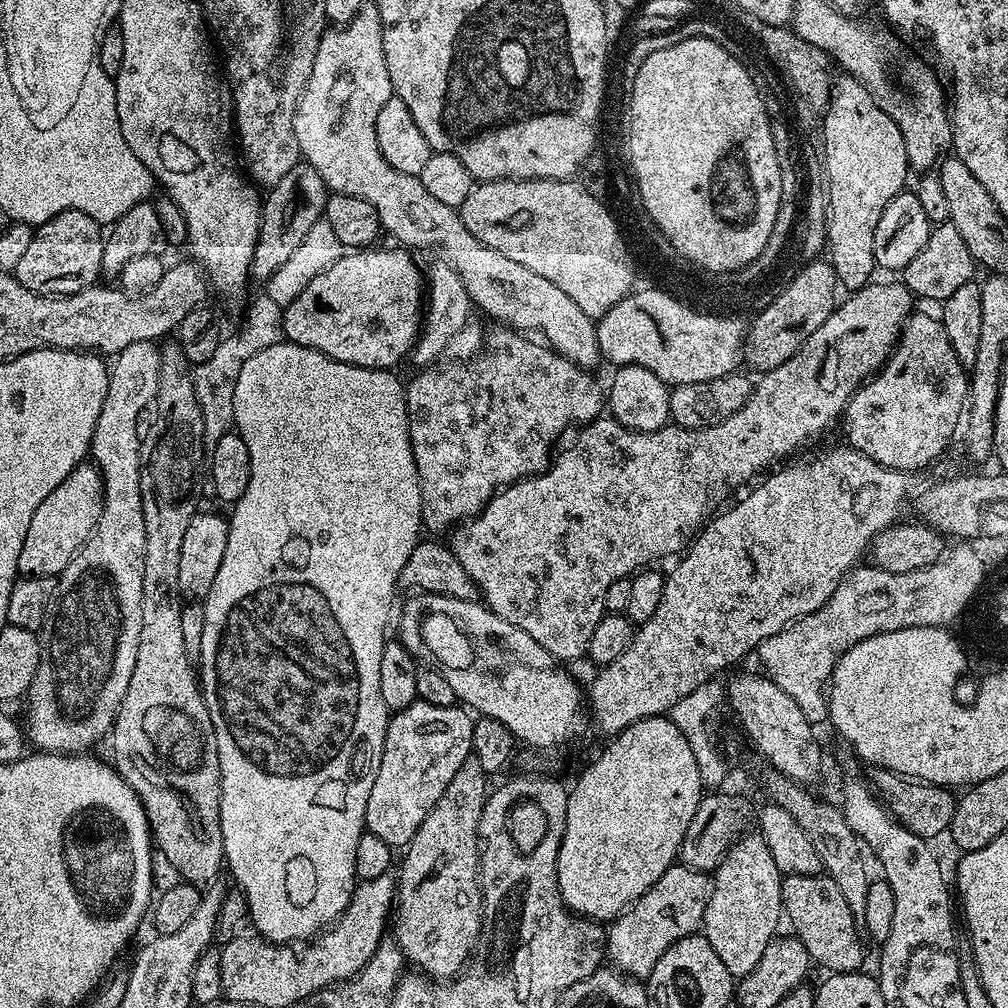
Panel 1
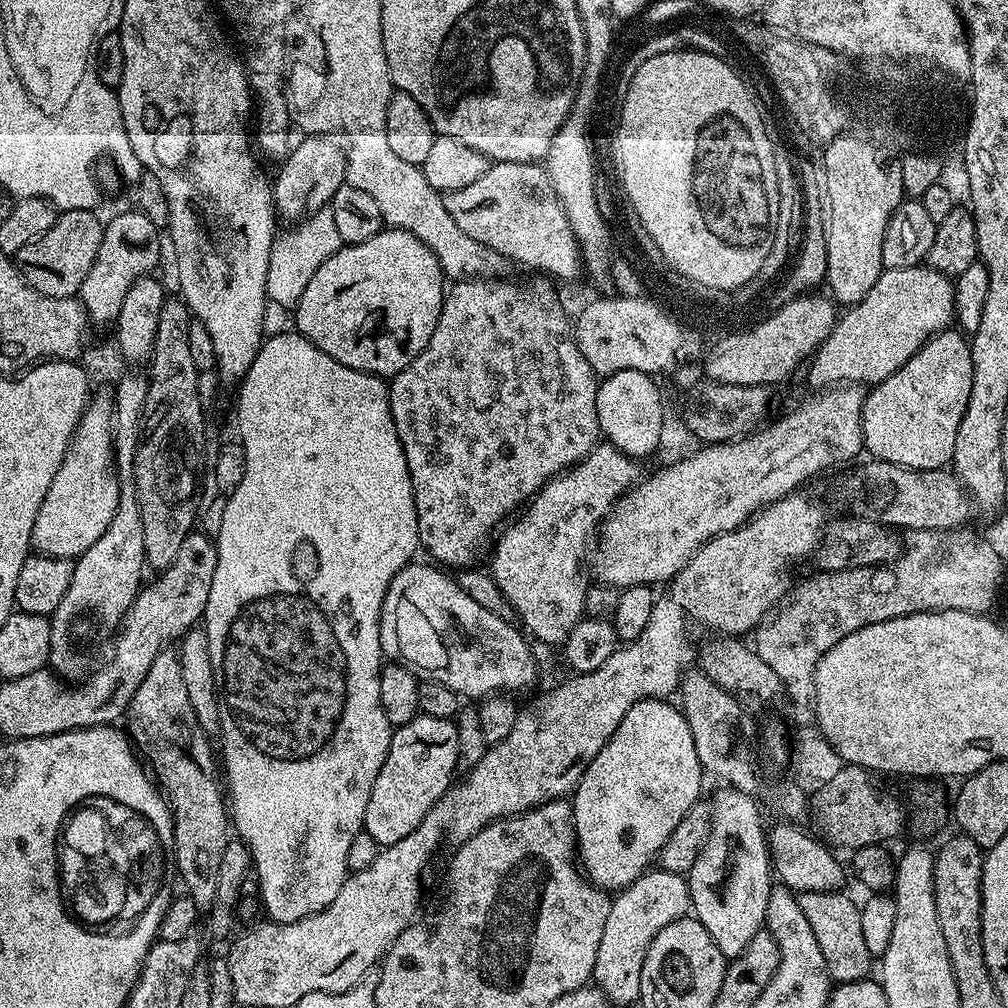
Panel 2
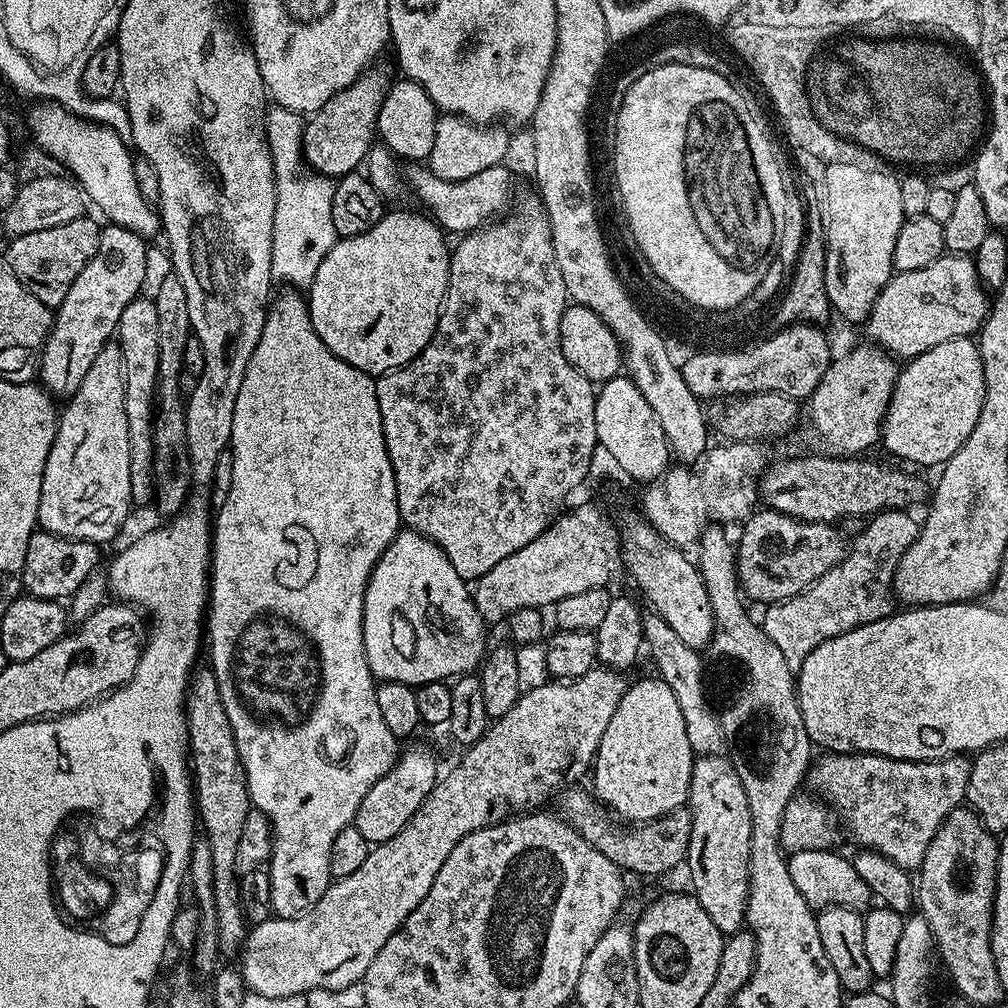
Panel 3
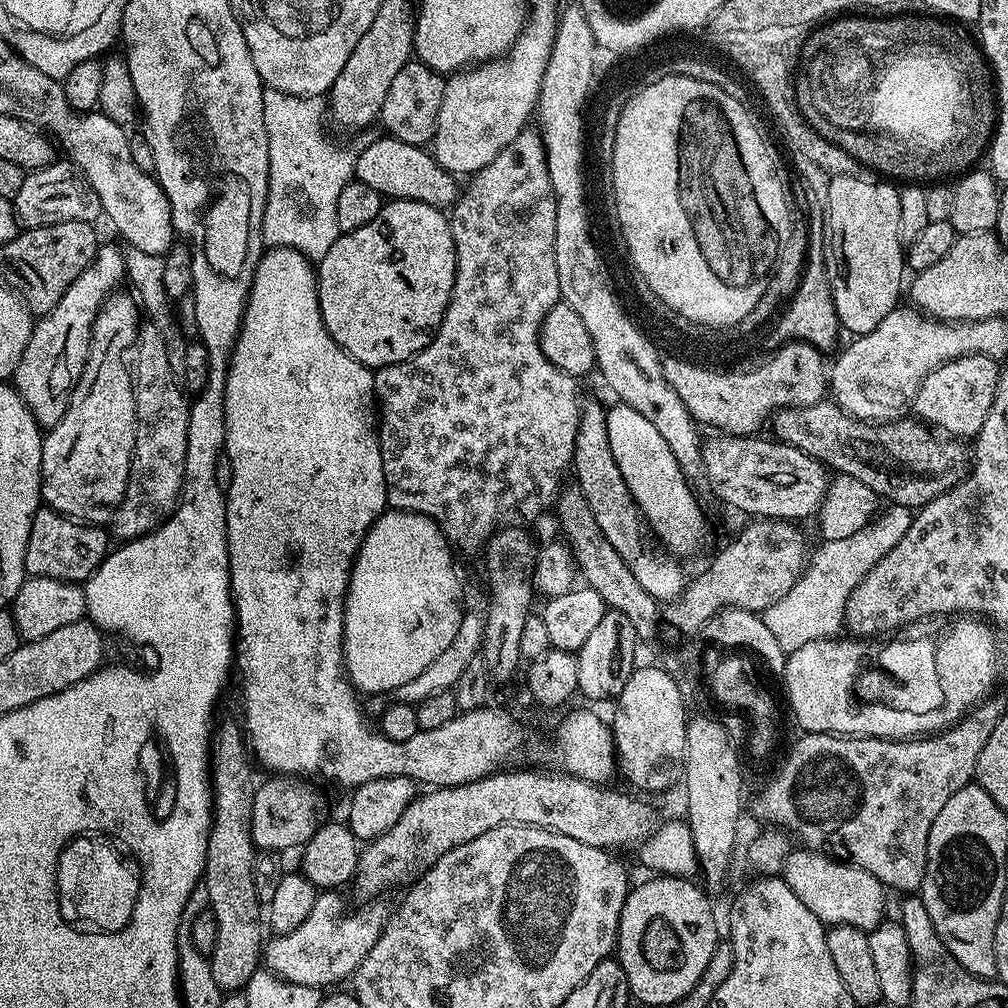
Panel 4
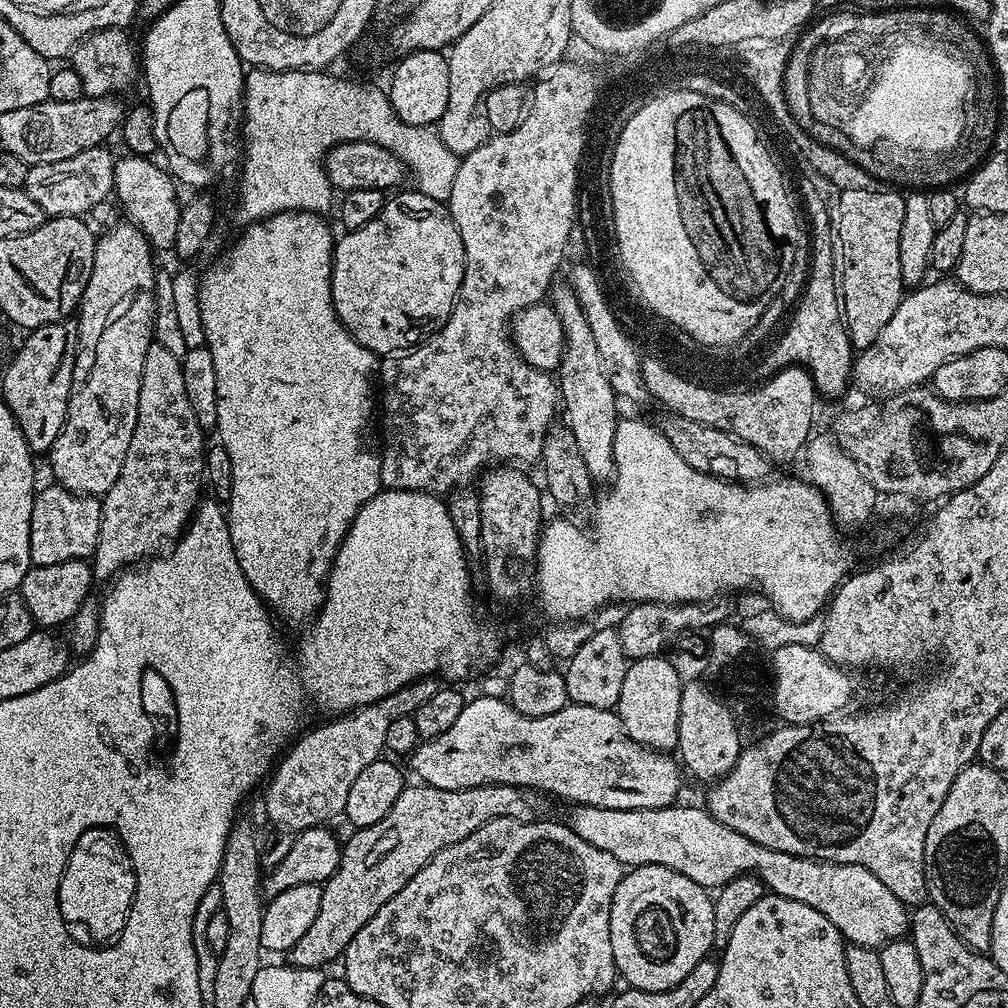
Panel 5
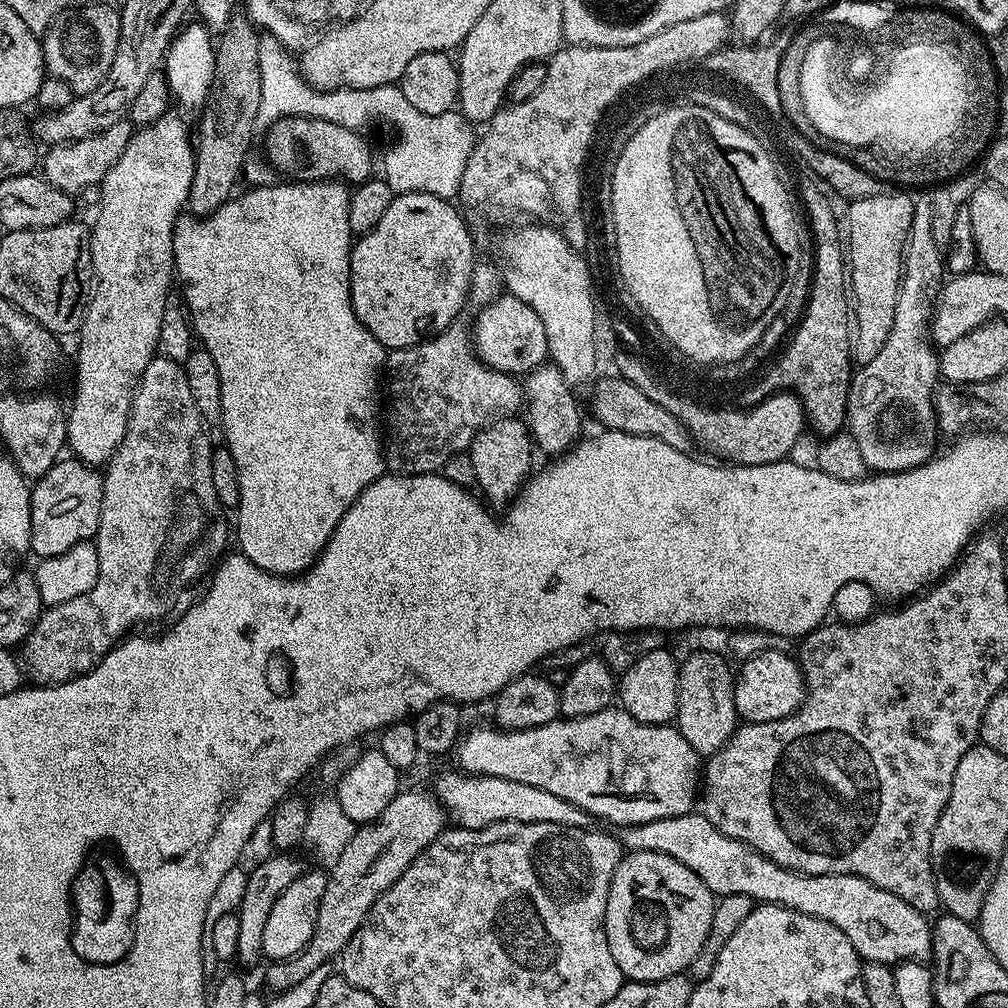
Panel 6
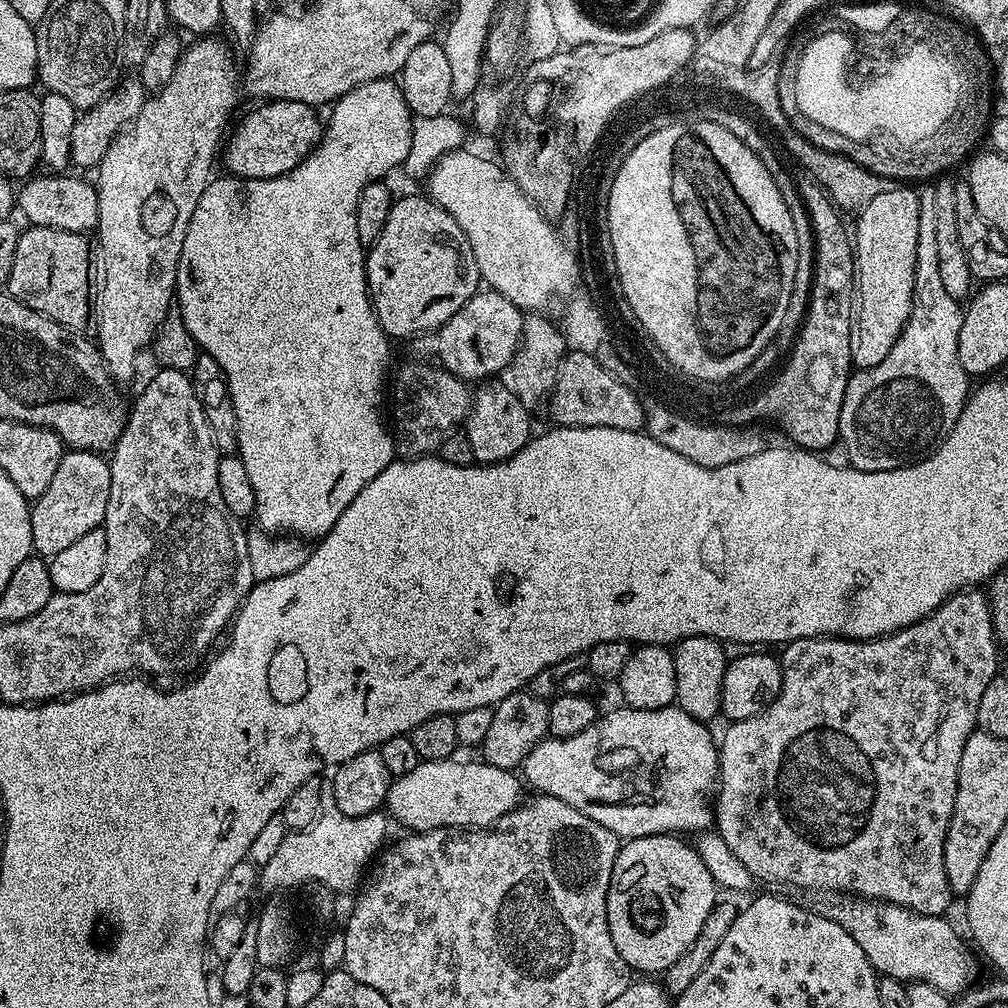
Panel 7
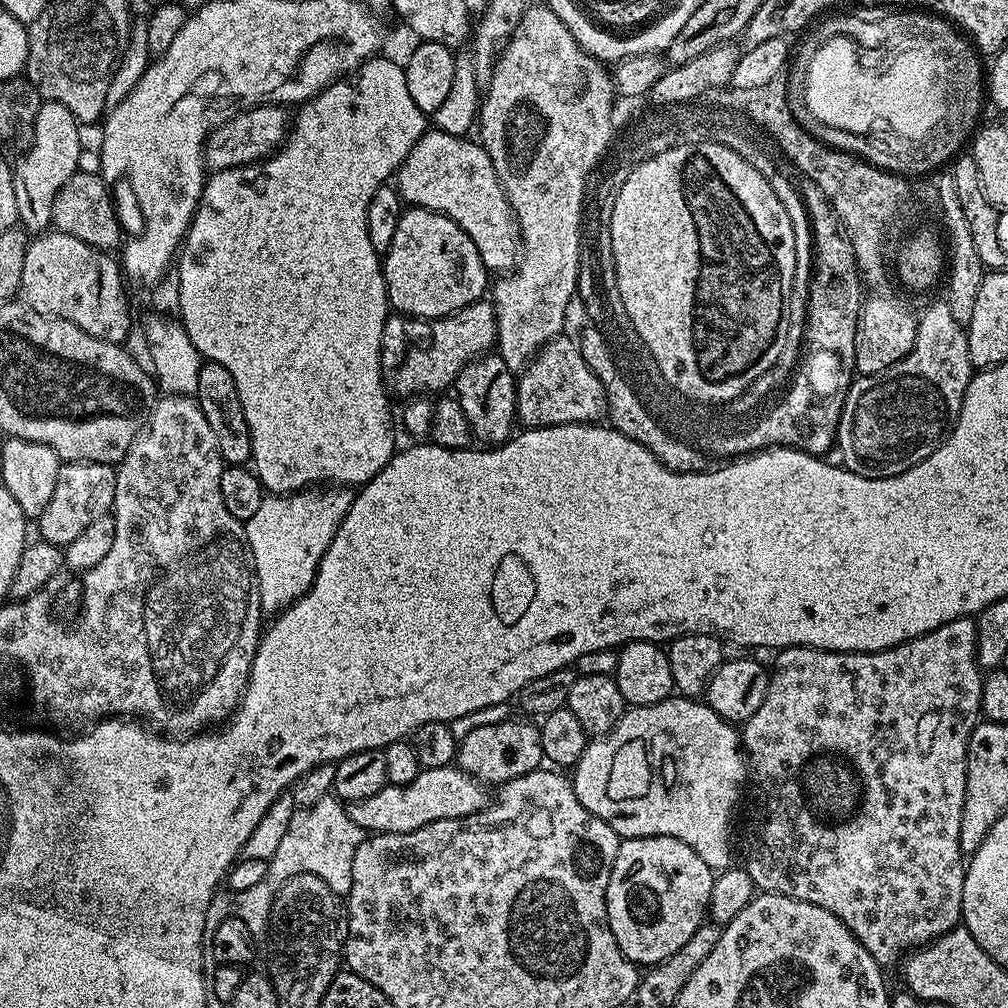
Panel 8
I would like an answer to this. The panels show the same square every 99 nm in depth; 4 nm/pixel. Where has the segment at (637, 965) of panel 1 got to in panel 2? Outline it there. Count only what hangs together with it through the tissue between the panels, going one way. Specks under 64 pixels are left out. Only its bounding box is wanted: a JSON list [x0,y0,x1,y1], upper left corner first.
[592,870,692,1005]

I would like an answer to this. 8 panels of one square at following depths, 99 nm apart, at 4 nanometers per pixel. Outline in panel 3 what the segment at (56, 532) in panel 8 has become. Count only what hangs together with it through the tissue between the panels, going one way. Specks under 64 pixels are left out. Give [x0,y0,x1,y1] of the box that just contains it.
[22,530,101,601]

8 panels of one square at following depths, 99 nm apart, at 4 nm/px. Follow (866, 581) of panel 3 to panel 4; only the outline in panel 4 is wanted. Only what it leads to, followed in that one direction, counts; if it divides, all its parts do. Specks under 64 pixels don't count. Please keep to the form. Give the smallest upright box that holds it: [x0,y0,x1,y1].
[762,503,913,654]

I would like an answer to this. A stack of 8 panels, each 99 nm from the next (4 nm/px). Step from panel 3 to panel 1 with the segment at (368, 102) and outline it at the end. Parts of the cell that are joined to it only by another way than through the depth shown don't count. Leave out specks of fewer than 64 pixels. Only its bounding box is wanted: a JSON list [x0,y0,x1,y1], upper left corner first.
[250,162,328,282]

